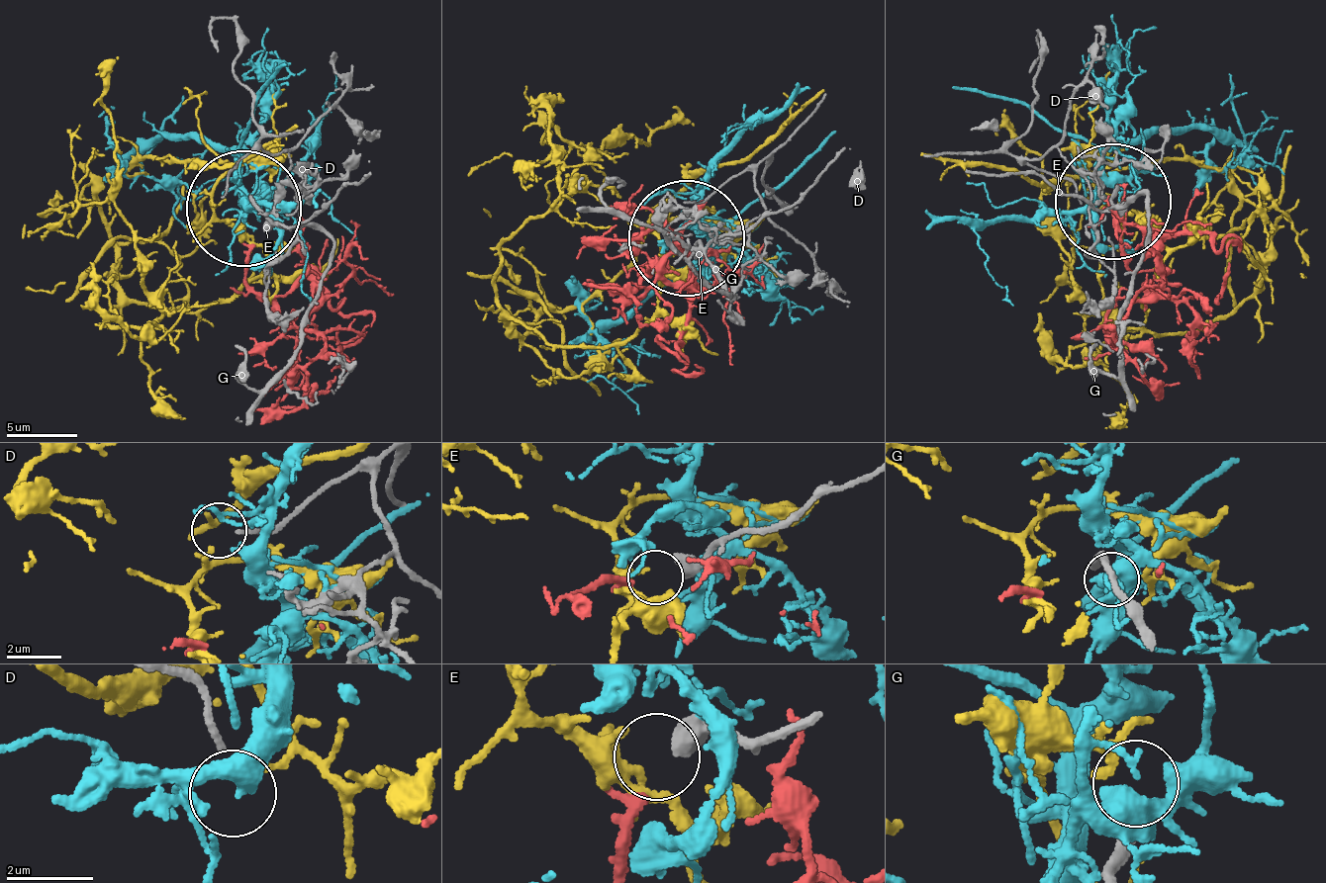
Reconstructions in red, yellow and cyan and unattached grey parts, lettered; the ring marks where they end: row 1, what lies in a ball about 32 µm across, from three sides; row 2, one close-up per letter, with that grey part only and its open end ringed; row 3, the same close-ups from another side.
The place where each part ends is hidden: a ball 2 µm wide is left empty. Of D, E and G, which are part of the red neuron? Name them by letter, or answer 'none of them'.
E

